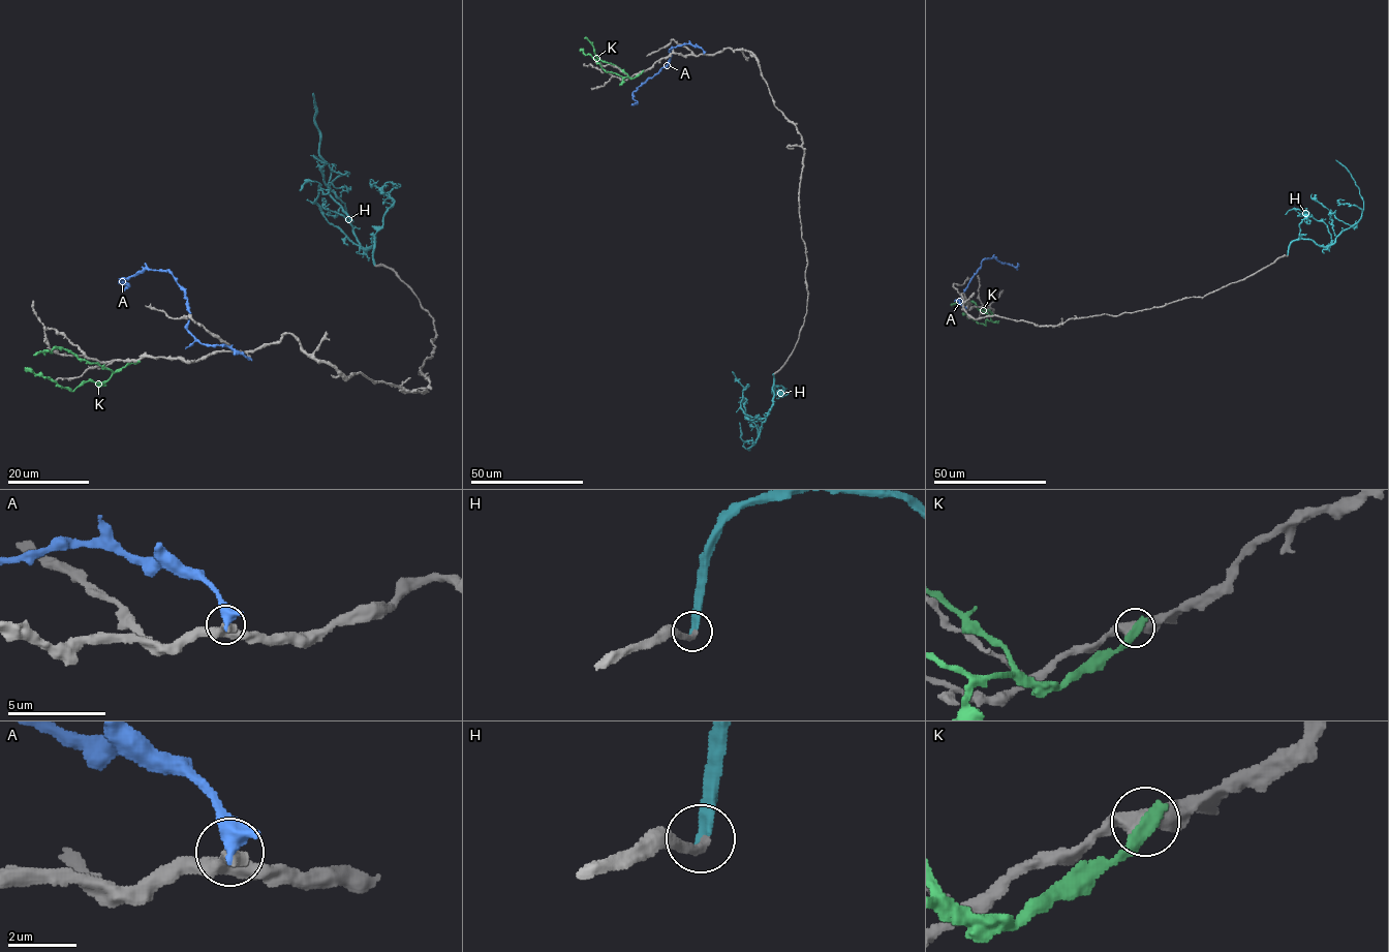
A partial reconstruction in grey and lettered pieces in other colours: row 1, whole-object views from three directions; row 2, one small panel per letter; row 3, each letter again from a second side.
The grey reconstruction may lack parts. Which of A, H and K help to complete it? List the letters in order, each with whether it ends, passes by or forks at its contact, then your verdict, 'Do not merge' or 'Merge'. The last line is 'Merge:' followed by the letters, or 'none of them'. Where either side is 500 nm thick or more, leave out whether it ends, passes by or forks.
A: Do not merge
H: It ends there. Merge
K: It ends there. Do not merge
Merge: H

